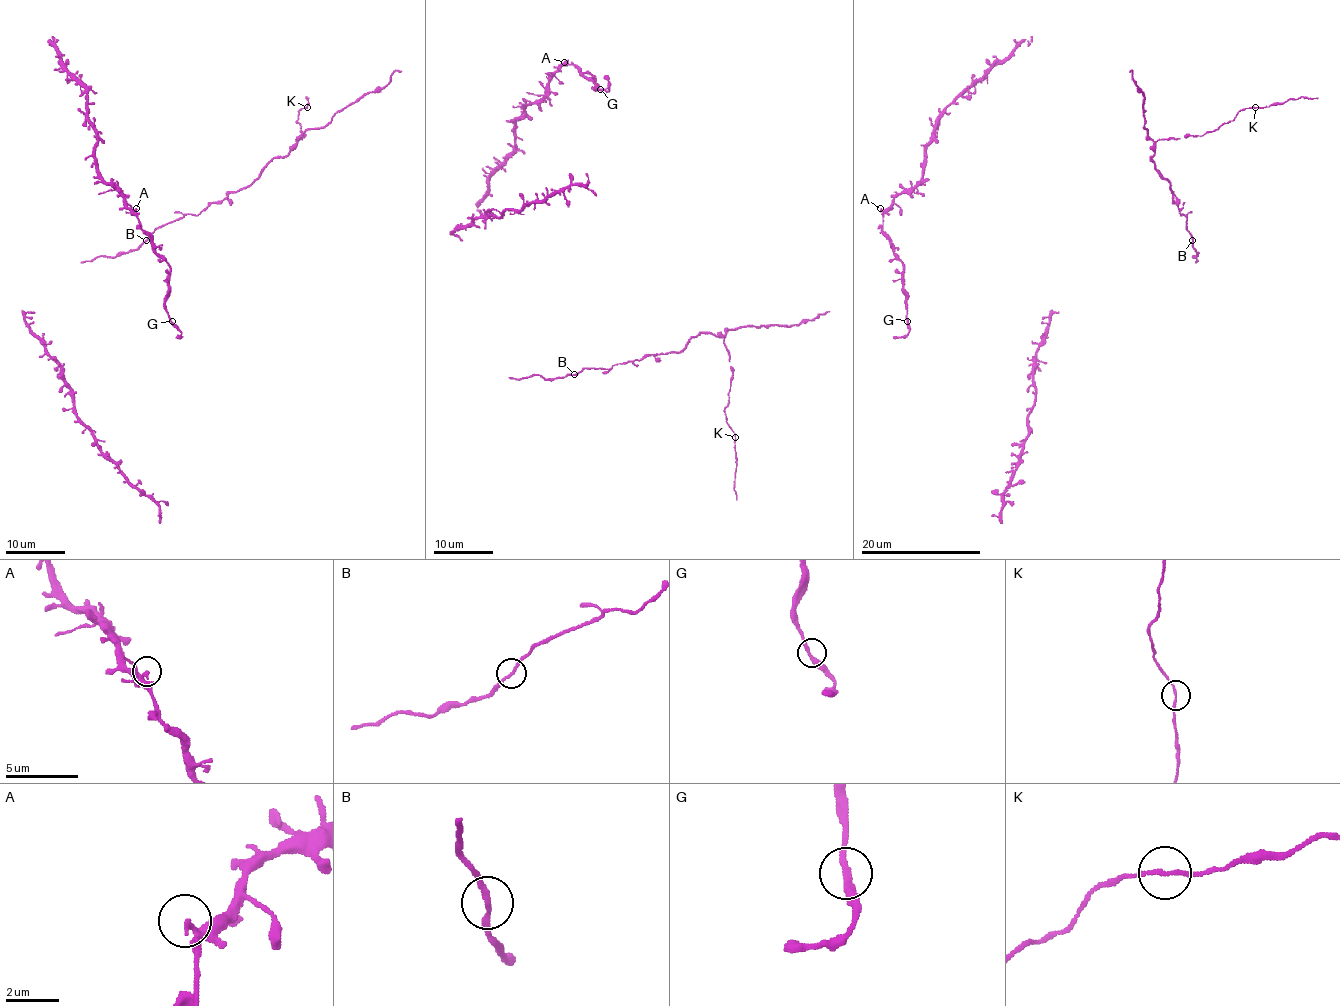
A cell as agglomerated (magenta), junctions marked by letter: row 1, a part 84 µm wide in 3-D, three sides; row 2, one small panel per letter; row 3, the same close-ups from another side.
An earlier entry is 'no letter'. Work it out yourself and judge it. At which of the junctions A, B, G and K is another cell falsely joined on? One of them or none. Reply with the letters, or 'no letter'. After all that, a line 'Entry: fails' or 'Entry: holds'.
no letter
Entry: holds

